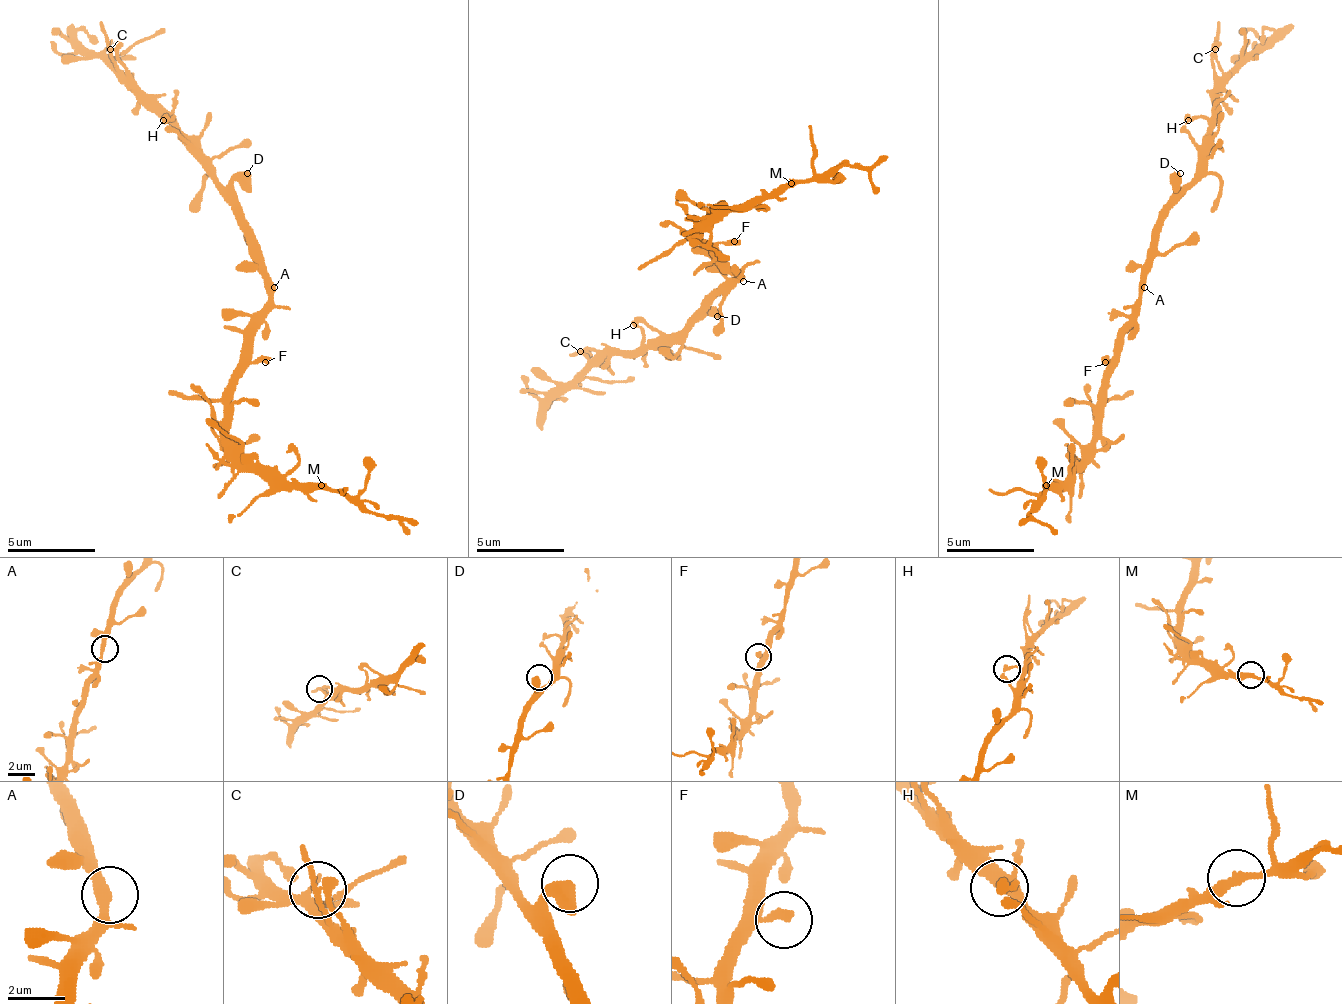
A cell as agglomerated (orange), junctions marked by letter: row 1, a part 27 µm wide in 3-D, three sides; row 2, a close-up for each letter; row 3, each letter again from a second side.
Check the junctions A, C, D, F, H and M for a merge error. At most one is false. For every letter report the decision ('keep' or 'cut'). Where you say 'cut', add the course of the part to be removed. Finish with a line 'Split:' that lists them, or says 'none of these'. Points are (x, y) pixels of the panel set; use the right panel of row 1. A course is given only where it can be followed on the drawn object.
A: keep
C: keep
D: keep
F: keep
H: keep
M: keep
Split: none of these

